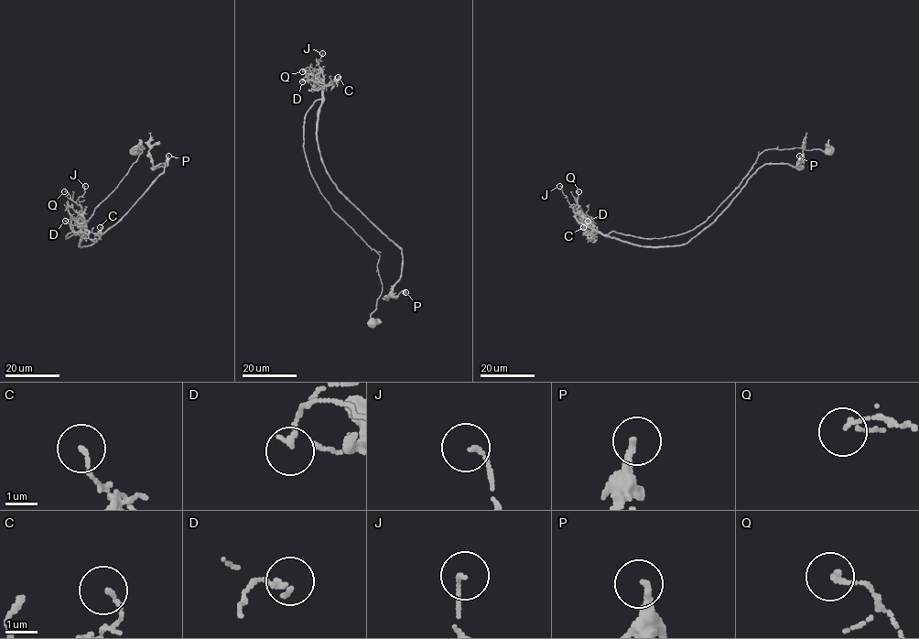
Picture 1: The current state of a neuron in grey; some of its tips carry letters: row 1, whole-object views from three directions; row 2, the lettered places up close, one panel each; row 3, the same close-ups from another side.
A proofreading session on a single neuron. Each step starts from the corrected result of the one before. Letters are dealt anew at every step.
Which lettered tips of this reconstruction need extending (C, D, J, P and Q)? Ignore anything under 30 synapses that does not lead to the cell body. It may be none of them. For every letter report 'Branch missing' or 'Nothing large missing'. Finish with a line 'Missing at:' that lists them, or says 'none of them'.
C: Nothing large missing
D: Nothing large missing
J: Nothing large missing
P: Nothing large missing
Q: Nothing large missing
Missing at: none of them

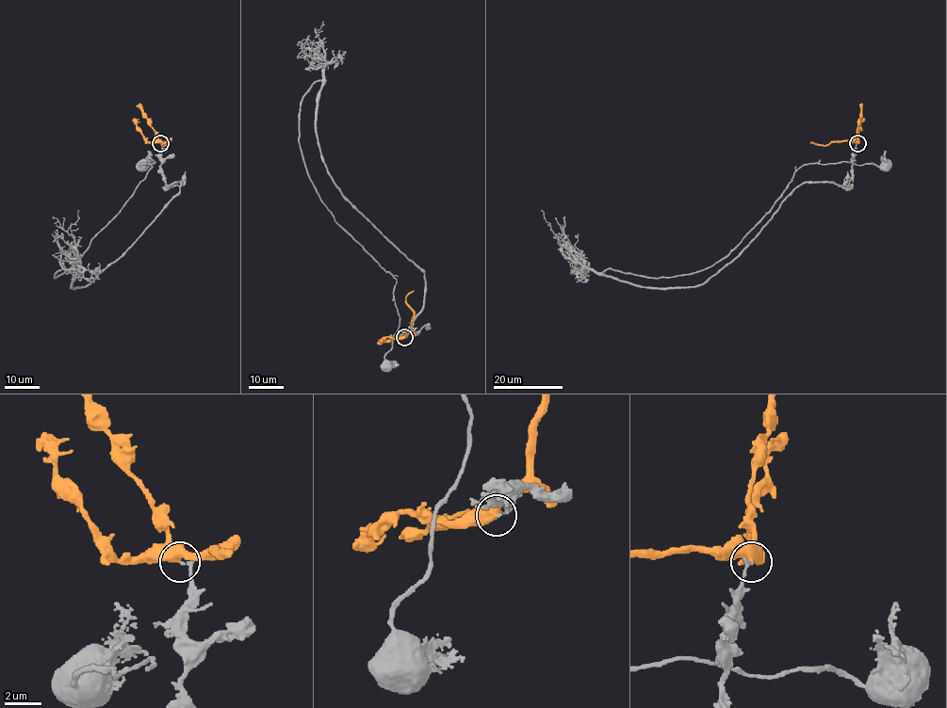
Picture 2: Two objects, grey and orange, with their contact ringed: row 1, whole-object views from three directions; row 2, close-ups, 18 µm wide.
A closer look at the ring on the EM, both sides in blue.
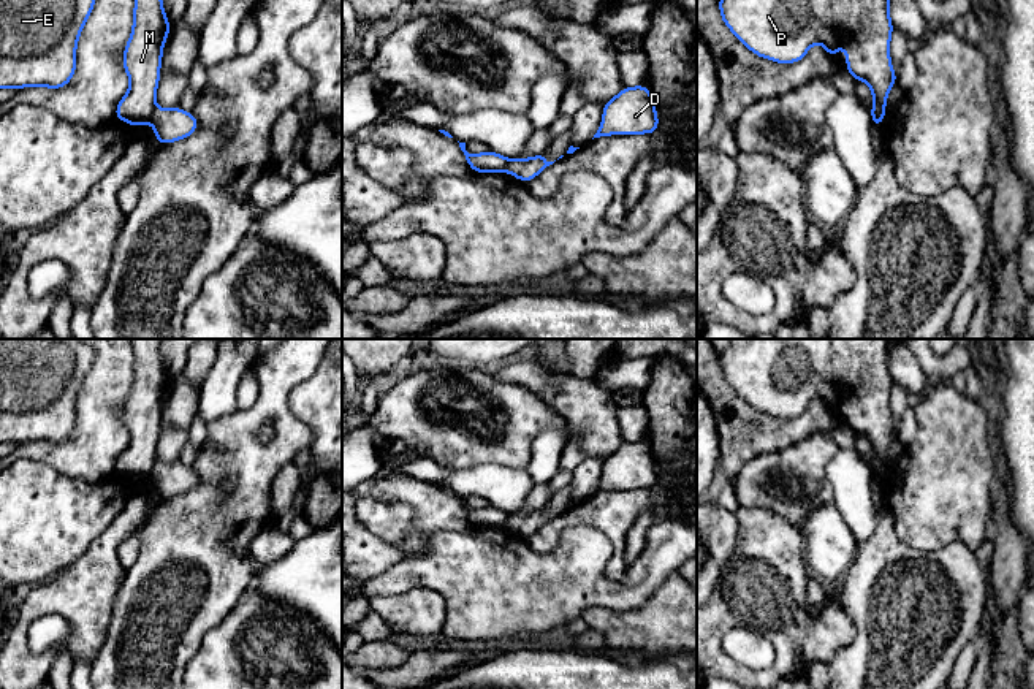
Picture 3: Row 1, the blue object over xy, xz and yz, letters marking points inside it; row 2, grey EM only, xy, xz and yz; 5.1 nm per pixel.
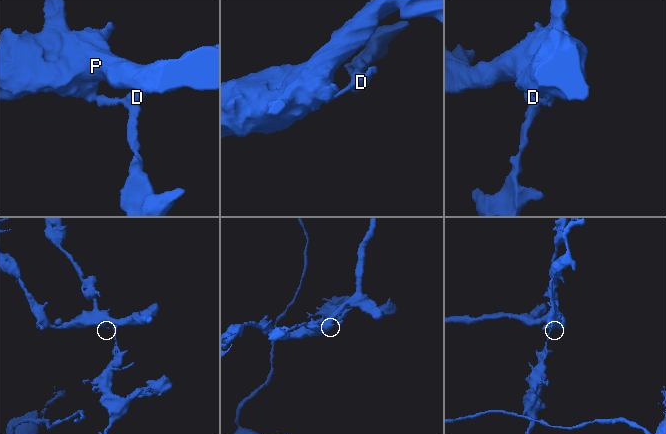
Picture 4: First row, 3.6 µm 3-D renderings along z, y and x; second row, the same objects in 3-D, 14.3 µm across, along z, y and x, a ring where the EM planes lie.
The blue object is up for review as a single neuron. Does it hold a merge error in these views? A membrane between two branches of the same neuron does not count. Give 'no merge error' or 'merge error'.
merge error

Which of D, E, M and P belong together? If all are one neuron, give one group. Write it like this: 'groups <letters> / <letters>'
groups D / E M P

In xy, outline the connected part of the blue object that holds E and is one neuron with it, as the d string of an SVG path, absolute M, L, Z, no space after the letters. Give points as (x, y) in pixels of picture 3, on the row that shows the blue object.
M0 0L0 89L67 86L95 0Z

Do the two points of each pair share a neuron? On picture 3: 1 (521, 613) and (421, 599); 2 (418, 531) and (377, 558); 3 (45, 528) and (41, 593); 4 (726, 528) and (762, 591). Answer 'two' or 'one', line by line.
1: two
2: one
3: two
4: two

